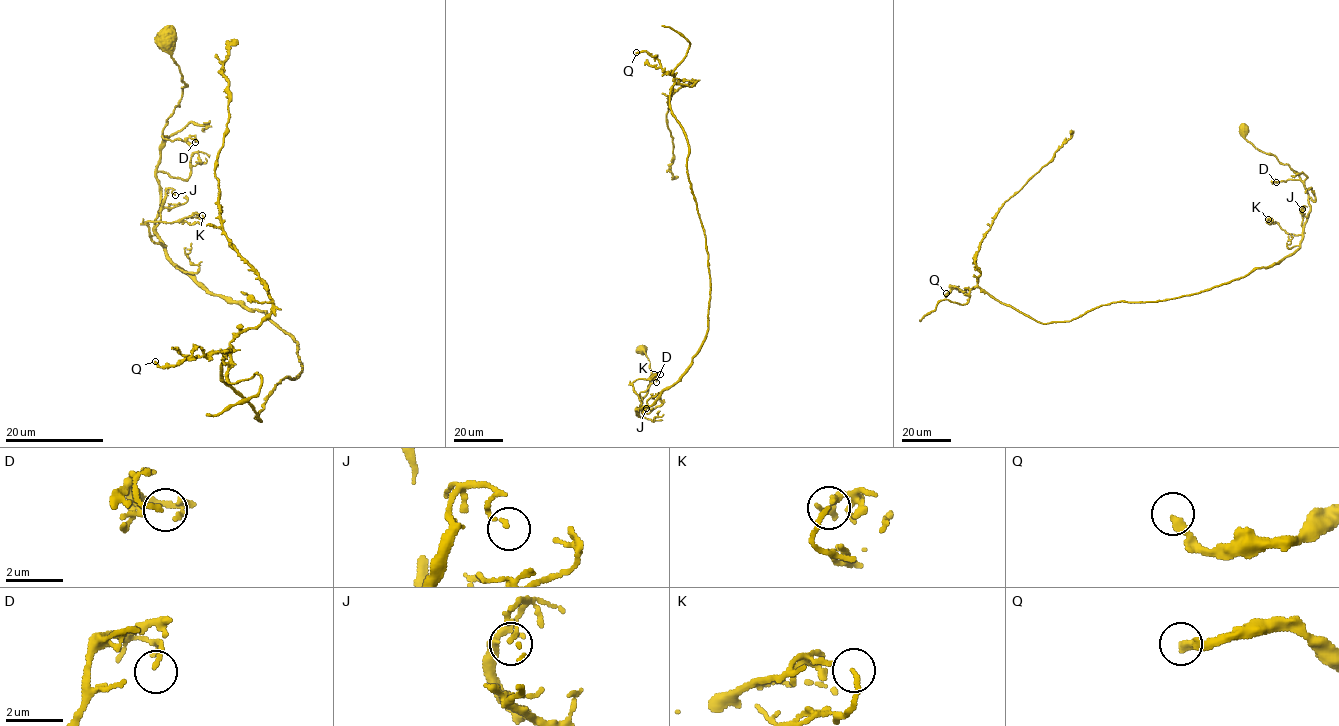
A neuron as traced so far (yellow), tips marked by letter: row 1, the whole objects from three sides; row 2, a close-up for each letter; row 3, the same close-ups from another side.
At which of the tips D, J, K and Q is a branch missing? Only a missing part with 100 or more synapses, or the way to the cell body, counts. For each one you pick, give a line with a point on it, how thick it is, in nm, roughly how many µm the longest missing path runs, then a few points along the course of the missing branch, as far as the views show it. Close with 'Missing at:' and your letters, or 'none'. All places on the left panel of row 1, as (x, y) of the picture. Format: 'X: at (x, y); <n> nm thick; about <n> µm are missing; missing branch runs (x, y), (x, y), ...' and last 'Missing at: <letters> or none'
Missing at: none

